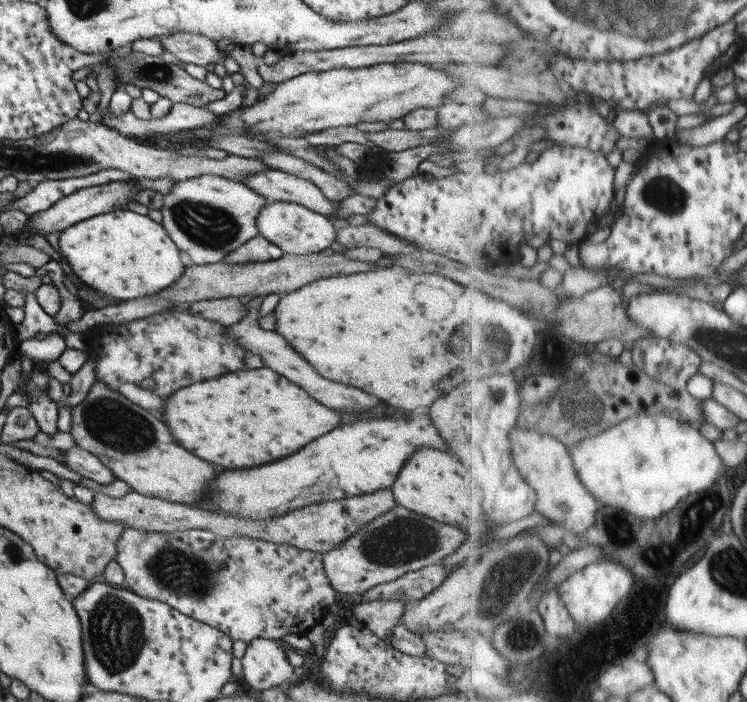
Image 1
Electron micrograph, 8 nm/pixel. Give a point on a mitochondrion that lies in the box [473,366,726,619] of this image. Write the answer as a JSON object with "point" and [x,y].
{"point":[584,408]}

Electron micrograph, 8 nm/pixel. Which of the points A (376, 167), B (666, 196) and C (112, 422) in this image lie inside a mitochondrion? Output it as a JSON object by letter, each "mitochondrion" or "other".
{"A":"other","B":"mitochondrion","C":"mitochondrion"}

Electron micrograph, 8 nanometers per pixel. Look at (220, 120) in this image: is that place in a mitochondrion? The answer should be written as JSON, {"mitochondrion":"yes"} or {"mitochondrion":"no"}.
{"mitochondrion":"no"}

